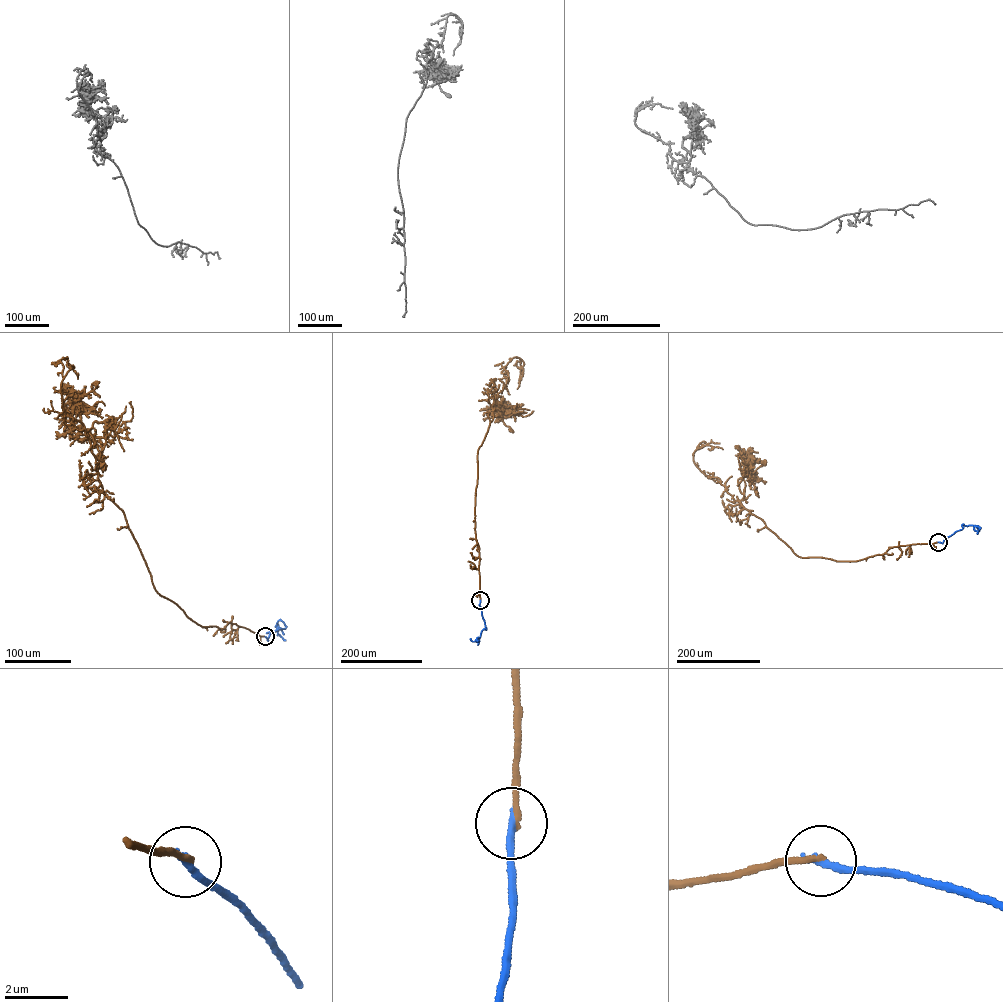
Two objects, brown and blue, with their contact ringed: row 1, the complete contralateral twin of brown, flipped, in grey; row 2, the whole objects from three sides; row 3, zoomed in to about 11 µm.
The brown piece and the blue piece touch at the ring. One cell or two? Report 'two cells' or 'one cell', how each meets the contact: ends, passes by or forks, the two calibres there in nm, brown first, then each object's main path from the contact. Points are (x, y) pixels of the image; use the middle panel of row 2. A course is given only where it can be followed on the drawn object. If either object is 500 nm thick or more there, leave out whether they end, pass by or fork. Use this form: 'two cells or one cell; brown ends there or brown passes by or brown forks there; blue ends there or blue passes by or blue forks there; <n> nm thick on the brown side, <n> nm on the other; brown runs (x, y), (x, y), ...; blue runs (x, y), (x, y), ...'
two cells; brown ends there; blue ends there; 170 nm thick on the brown side, 240 nm on the other; brown runs (480, 600), (477, 453), (497, 398), (502, 404), (504, 399), (501, 414), (510, 430); blue runs (480, 600), (486, 629), (482, 630), (477, 640), (470, 638)

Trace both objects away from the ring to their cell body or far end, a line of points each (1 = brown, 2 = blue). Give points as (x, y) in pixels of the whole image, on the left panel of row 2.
1: (265, 637), (229, 622), (203, 627), (156, 591), (95, 469), (104, 462), (86, 430), (111, 421)
2: (265, 637), (268, 641), (270, 634), (286, 626), (280, 619), (275, 631), (267, 632)

